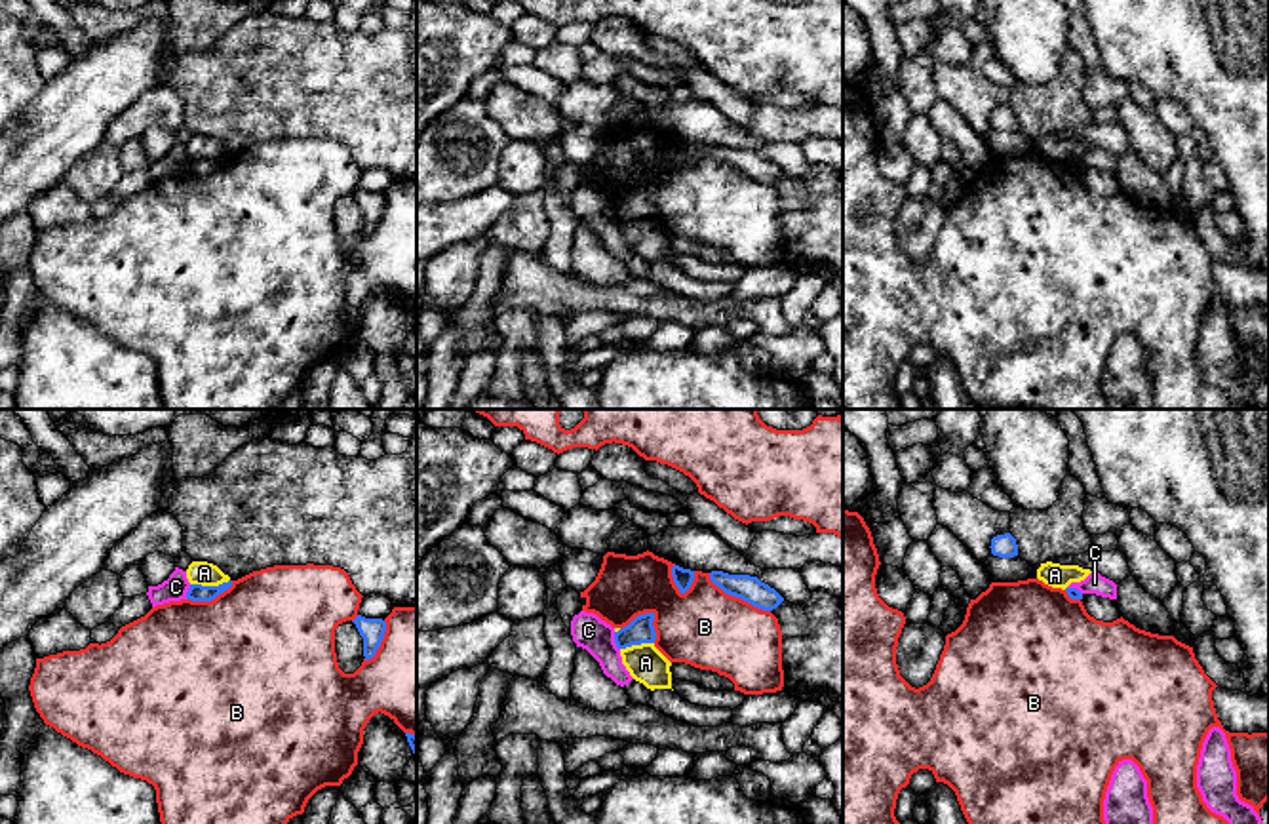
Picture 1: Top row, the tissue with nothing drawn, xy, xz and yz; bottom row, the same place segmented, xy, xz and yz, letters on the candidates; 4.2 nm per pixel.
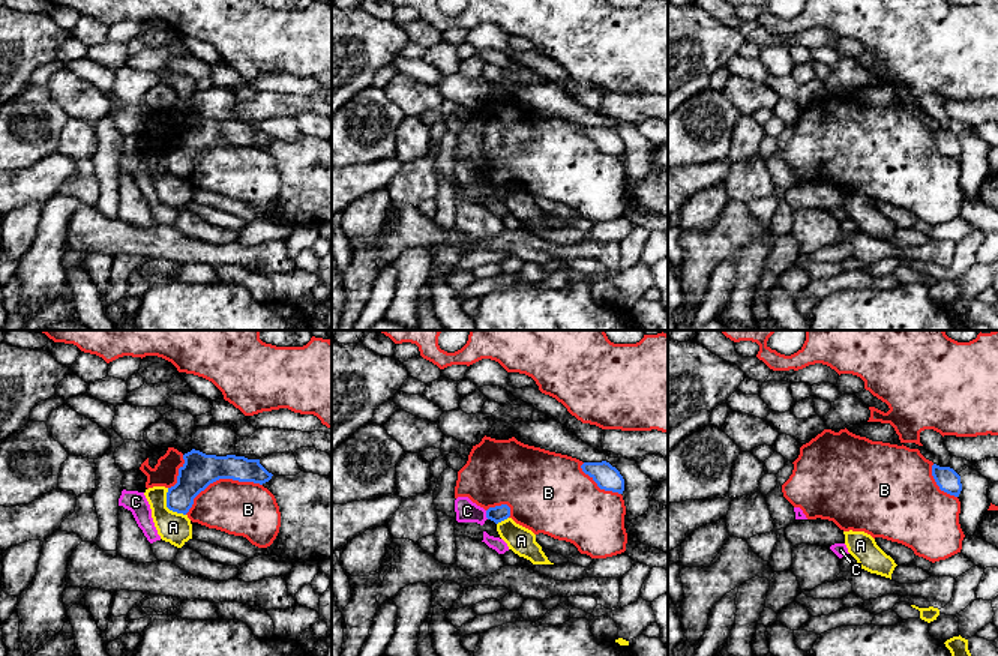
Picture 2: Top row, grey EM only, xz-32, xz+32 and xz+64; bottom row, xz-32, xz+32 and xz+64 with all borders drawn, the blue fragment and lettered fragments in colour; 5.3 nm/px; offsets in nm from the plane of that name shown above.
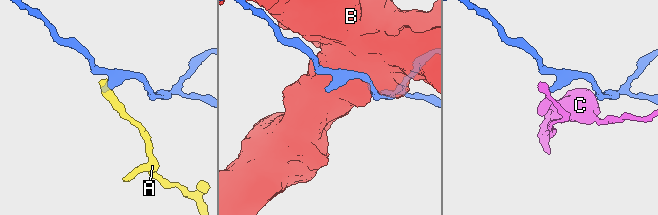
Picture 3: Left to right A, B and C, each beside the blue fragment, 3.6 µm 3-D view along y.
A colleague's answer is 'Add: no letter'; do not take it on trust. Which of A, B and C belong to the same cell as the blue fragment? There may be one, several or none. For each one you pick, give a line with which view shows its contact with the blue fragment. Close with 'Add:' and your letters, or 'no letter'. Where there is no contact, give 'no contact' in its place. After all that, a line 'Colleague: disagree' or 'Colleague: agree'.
Add: no letter
Colleague: agree

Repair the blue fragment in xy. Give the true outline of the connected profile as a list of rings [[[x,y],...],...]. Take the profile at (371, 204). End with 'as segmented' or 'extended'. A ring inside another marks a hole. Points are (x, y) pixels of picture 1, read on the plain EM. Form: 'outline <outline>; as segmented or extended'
outline [[[358,188],[352,196],[363,211],[365,234],[373,232],[384,211],[386,196],[382,192],[365,192],[361,188]]]; as segmented

